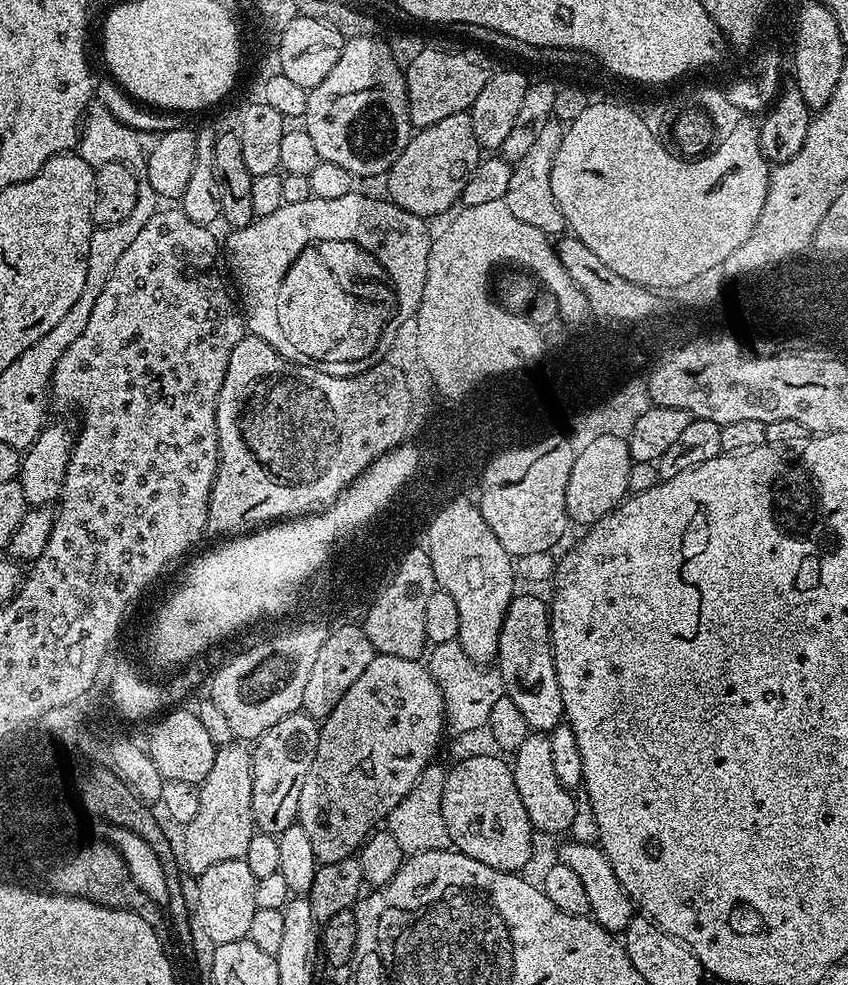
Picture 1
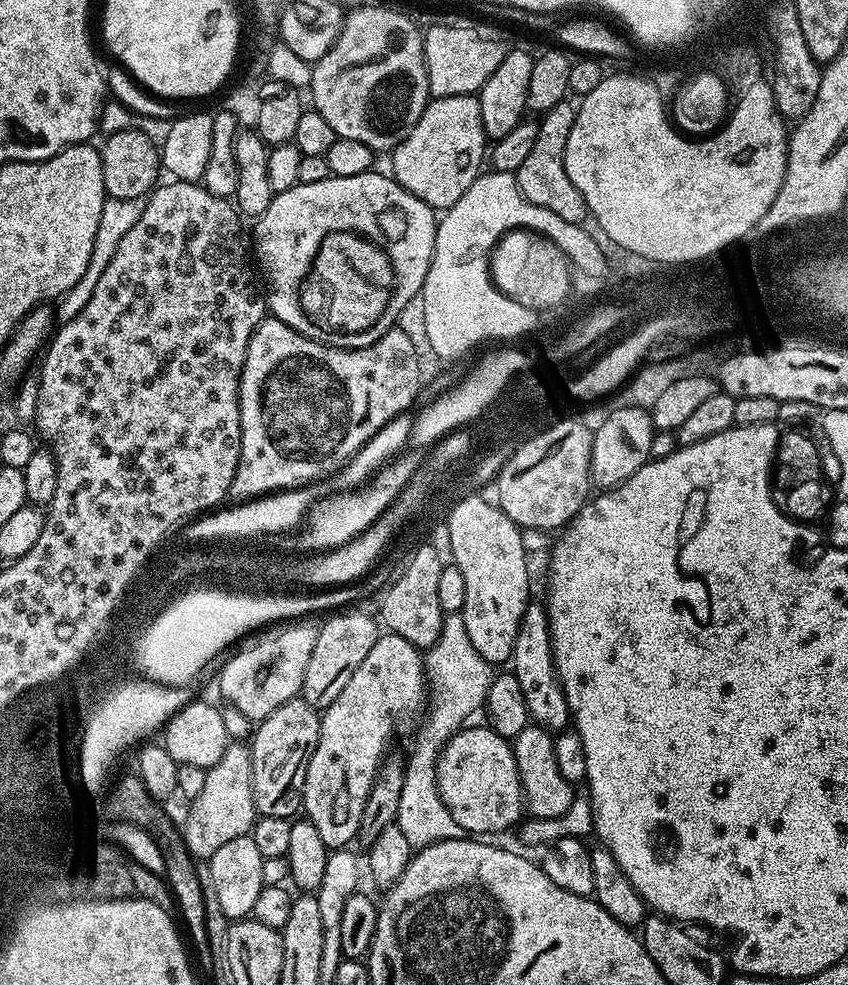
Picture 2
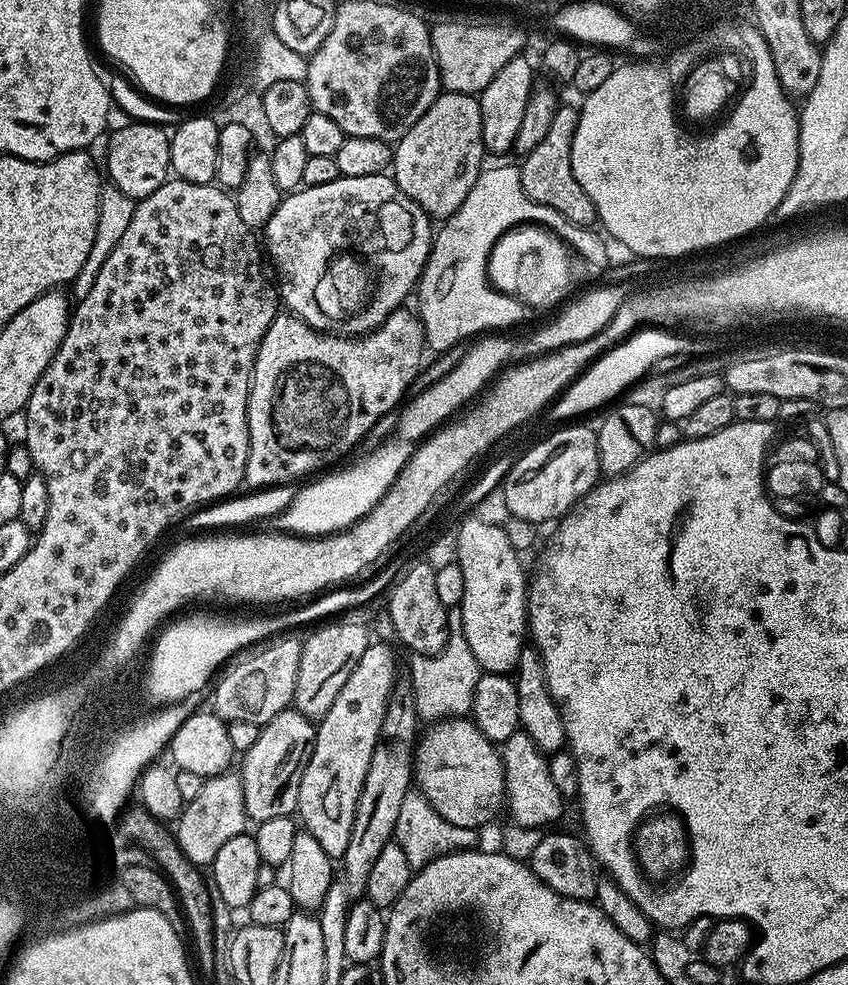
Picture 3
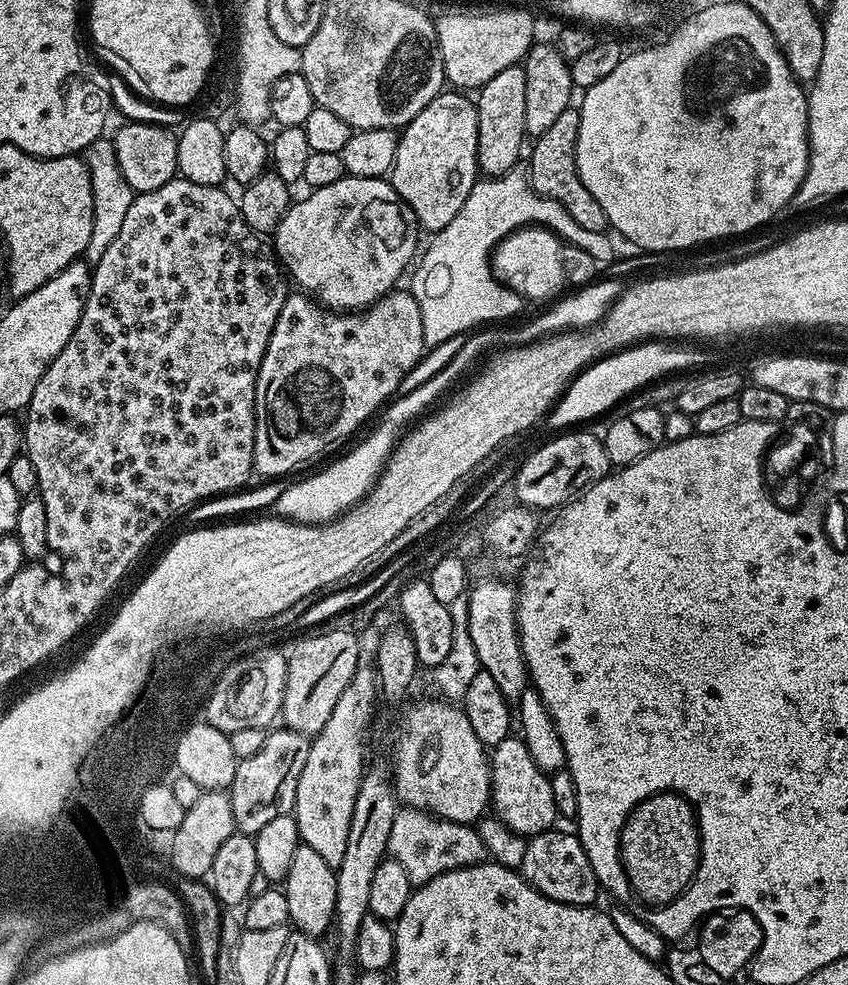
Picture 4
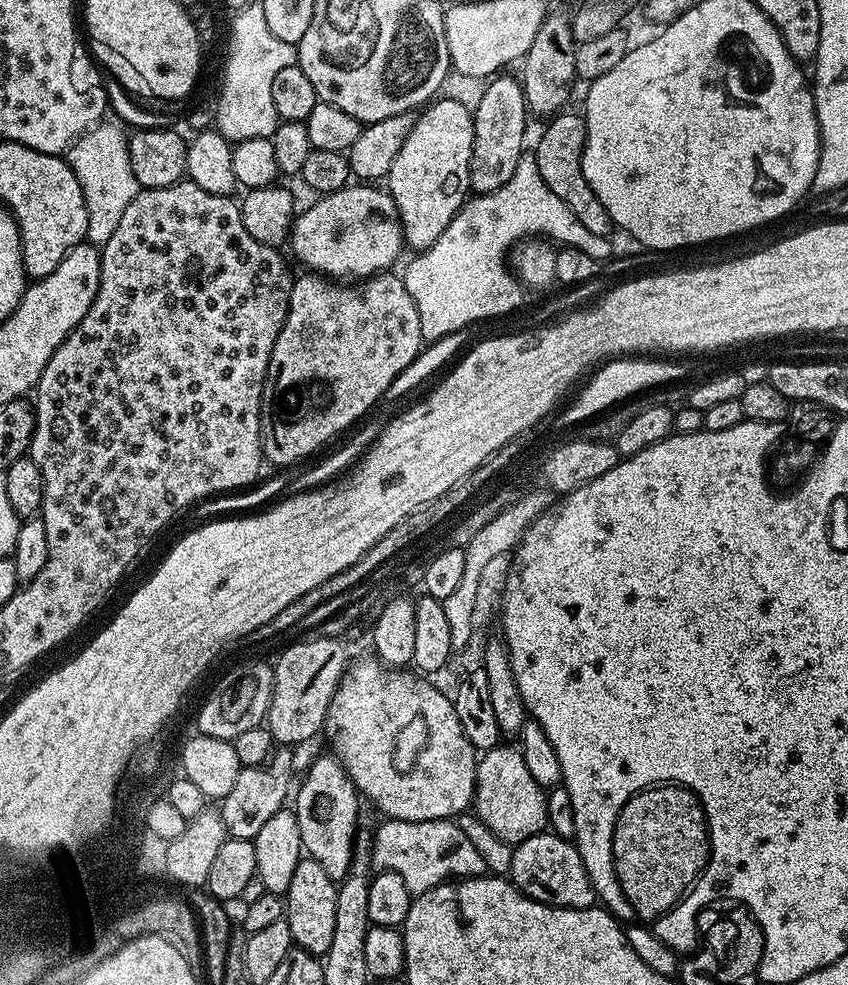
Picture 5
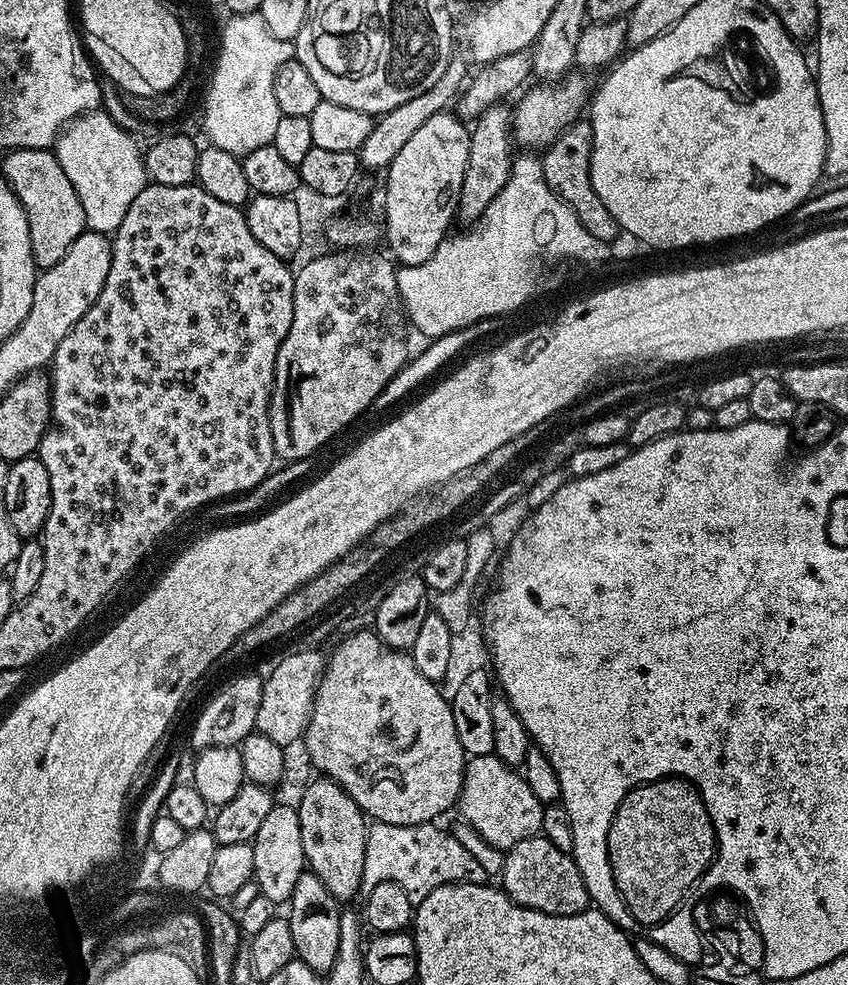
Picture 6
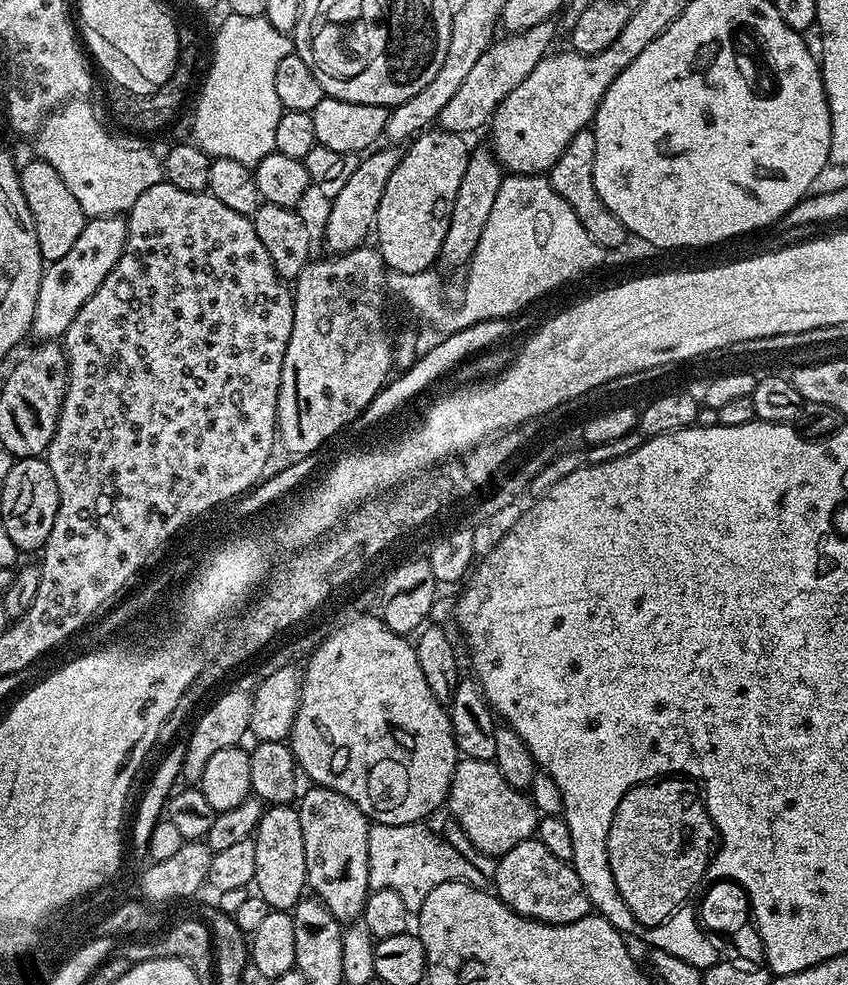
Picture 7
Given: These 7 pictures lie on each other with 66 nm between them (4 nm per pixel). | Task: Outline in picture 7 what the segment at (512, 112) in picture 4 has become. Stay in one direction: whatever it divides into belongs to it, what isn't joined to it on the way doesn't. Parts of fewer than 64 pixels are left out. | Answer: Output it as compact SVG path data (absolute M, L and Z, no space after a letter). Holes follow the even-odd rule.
M473 147L468 153L466 174L462 174L462 183L458 186L458 198L454 198L454 210L450 214L450 226L446 230L446 238L440 247L439 259L445 260L450 267L467 265L472 259L474 250L482 238L482 230L486 230L486 222L490 218L490 210L494 207L494 198L498 198L498 190L502 186L505 173L496 161L491 147Z

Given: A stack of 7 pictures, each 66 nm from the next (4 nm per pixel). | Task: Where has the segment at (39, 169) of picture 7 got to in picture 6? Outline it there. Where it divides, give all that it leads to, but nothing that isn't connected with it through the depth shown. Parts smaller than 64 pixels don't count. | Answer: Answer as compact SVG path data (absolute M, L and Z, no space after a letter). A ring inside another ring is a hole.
M14 148L4 160L2 178L12 187L18 202L26 210L26 222L30 226L30 246L37 269L43 270L62 262L66 250L74 246L76 239L86 230L84 207L70 183L70 178L58 166L55 151L47 148Z

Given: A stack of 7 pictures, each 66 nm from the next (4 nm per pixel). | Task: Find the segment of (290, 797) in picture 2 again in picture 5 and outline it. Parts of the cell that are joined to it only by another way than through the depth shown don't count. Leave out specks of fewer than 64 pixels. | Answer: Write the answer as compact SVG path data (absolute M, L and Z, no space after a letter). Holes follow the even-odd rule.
M276 750L262 764L253 768L241 767L230 794L219 801L218 811L233 840L255 840L258 830L273 814L278 814L289 803L292 784L292 756L288 750ZM292 784L292 785L291 785ZM288 787L289 792L288 792Z

